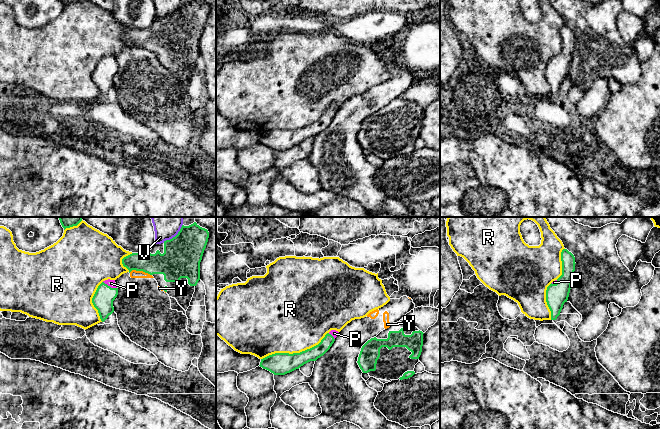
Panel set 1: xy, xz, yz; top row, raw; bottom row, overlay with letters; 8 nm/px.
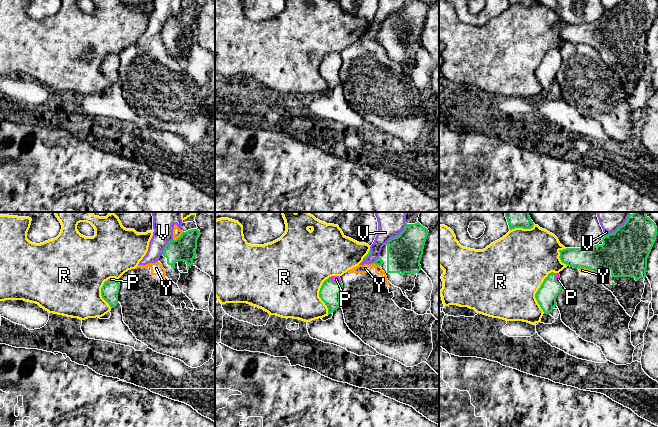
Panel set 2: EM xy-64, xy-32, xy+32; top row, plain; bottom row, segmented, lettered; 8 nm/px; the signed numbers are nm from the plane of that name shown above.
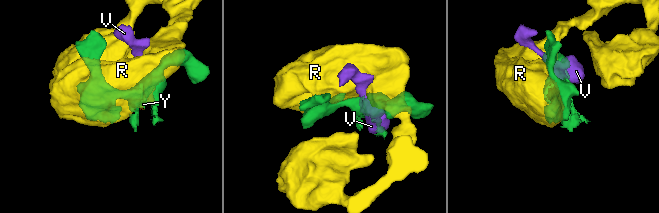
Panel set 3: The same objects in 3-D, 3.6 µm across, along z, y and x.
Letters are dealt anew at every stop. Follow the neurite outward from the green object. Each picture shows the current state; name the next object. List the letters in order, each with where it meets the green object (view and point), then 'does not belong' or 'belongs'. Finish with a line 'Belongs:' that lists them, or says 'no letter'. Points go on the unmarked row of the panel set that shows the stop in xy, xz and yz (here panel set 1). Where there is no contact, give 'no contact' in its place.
P: xy (109, 62) | belongs
R: xz (295, 129) | does not belong
V: xy (175, 12) | does not belong
Y: xy (140, 46) | does not belong
Belongs: P

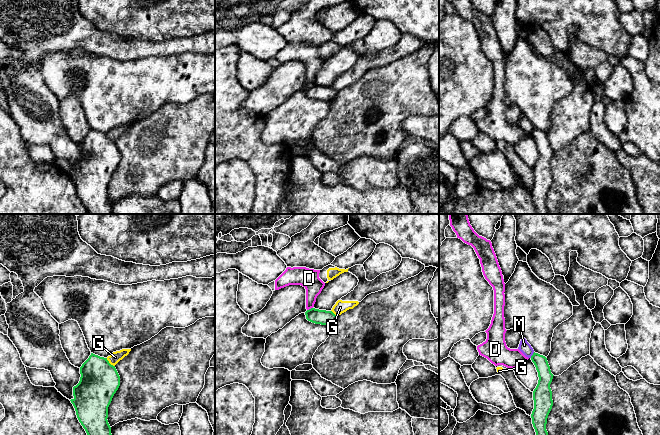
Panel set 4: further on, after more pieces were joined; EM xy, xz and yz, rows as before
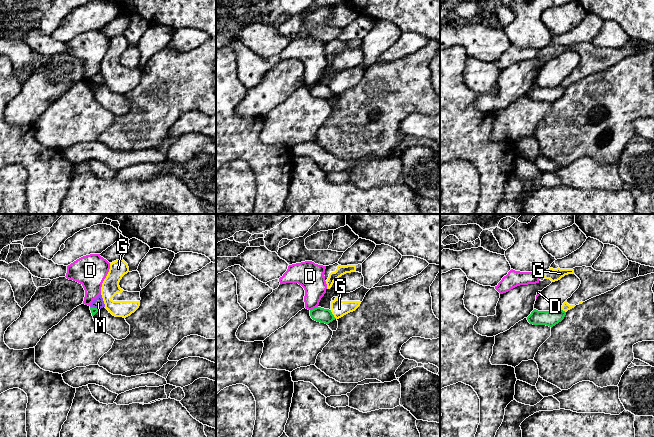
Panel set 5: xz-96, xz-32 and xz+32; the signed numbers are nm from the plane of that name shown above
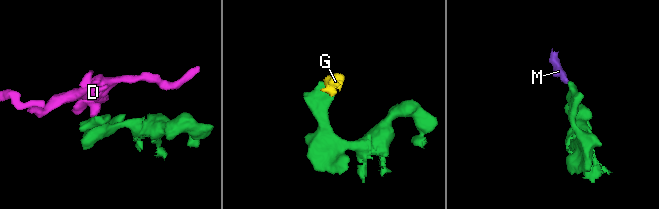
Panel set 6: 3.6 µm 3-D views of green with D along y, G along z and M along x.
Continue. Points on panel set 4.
D: xz (309, 85) | does not belong
G: xy (109, 139) | does not belong
M: yz (532, 131) | does not belong
Belongs: no letter

